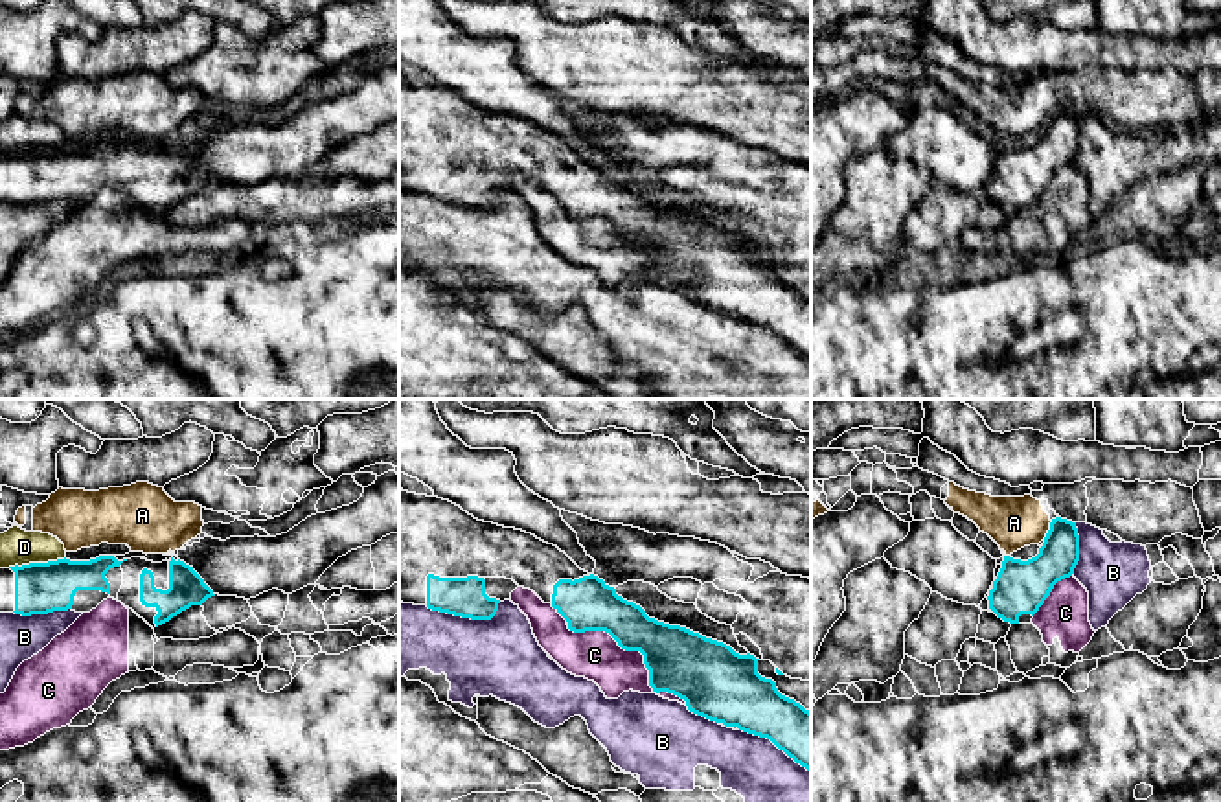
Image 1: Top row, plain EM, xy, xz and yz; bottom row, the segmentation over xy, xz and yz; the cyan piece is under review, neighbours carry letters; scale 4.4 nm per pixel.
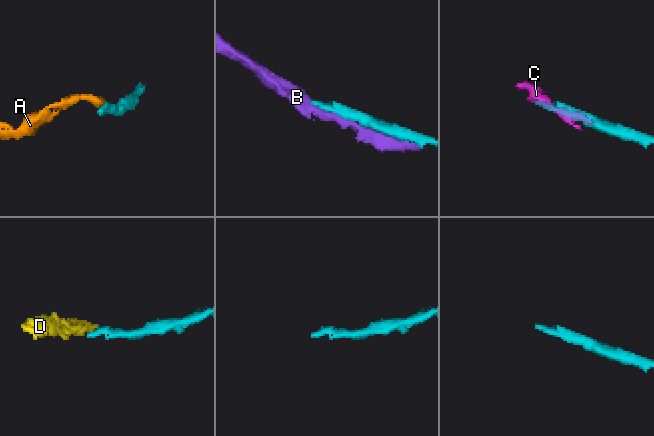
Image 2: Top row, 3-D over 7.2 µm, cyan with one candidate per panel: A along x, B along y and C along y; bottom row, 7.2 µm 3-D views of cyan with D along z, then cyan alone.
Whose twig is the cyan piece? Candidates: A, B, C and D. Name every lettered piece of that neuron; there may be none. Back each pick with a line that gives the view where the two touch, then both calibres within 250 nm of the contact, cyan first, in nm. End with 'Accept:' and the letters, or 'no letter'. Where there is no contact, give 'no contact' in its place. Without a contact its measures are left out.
Accept: no letter

